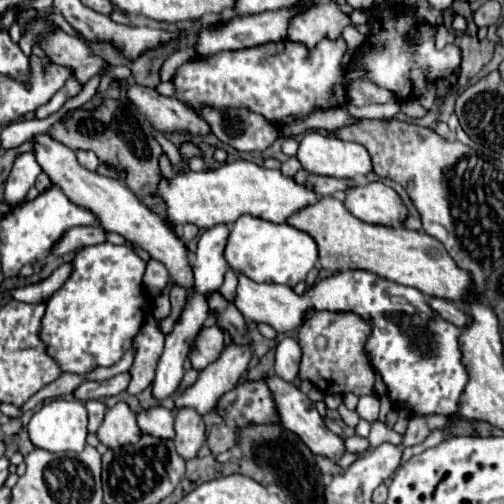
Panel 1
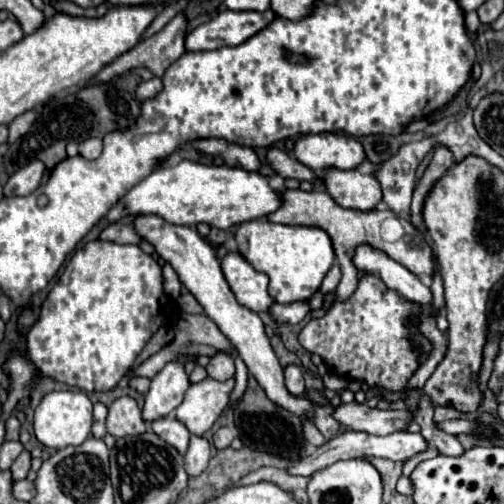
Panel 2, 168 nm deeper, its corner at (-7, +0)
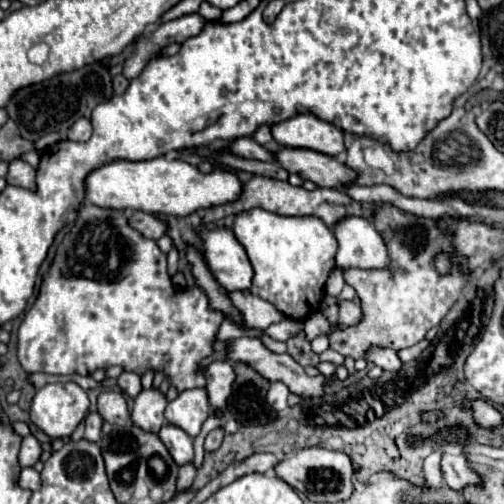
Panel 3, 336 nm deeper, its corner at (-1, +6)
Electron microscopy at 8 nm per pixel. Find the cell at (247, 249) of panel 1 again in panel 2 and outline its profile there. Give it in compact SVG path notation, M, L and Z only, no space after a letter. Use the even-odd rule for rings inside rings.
M267 219L245 221L235 231L239 253L261 273L269 277L269 295L275 303L309 301L321 287L323 277L335 261L329 235L319 227L293 227L271 223Z

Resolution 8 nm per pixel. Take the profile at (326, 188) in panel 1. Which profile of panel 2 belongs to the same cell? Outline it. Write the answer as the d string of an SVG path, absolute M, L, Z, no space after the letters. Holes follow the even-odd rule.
M271 147L271 149L267 151L267 163L269 163L283 179L293 177L293 179L299 179L299 181L307 179L307 181L311 181L313 185L319 185L319 183L321 183L321 179L319 179L309 167L305 167L305 165L299 163L295 157L287 155L285 151L281 151L281 149L277 149L277 147Z

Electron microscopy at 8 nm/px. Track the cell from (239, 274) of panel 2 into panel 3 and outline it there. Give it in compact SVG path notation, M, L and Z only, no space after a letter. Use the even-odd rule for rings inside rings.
M229 229L203 231L205 249L203 255L215 279L227 291L247 291L253 281L253 267L245 255L241 243Z

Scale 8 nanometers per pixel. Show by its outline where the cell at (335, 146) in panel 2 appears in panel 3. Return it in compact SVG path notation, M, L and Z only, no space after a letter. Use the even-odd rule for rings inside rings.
M295 115L273 125L271 133L281 147L313 149L331 157L345 151L343 131L339 131L331 123L315 119L313 115Z

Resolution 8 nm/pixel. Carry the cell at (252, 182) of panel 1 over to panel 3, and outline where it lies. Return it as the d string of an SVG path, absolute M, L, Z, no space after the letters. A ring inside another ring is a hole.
M155 157L151 161L113 161L109 165L103 165L101 169L95 169L87 177L87 203L93 203L103 209L135 209L143 213L159 213L159 215L175 215L175 217L187 217L199 209L219 207L225 203L233 203L243 193L243 183L233 171L225 169L213 169L211 173L201 173L195 165L189 165L181 159L167 159L167 157Z

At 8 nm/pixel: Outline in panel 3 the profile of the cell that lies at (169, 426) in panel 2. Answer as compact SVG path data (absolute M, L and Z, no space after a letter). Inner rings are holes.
M165 423L159 429L157 437L165 443L169 453L177 461L177 465L185 465L185 463L193 461L193 439L183 429L179 429L171 423Z

